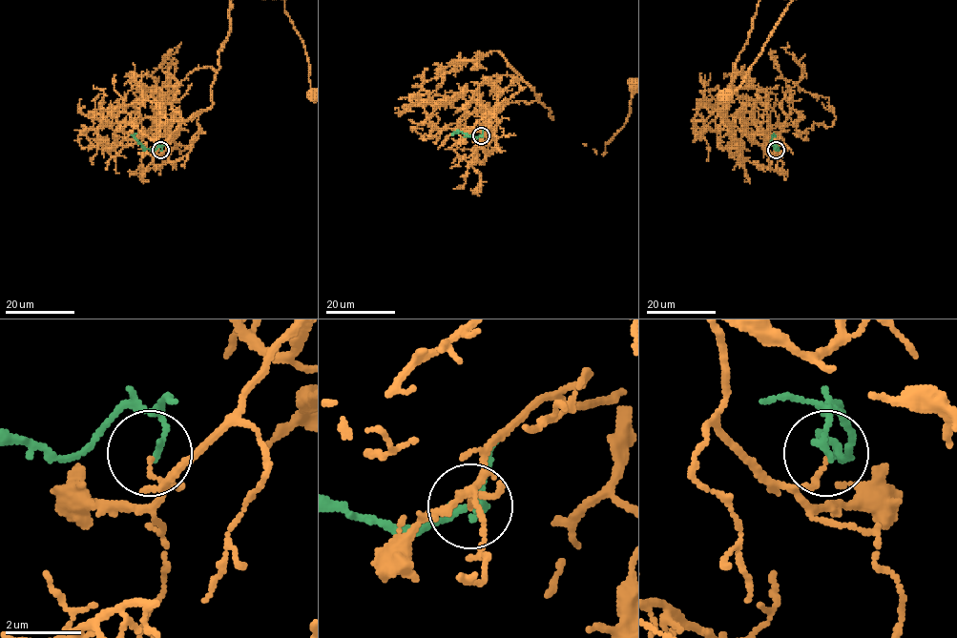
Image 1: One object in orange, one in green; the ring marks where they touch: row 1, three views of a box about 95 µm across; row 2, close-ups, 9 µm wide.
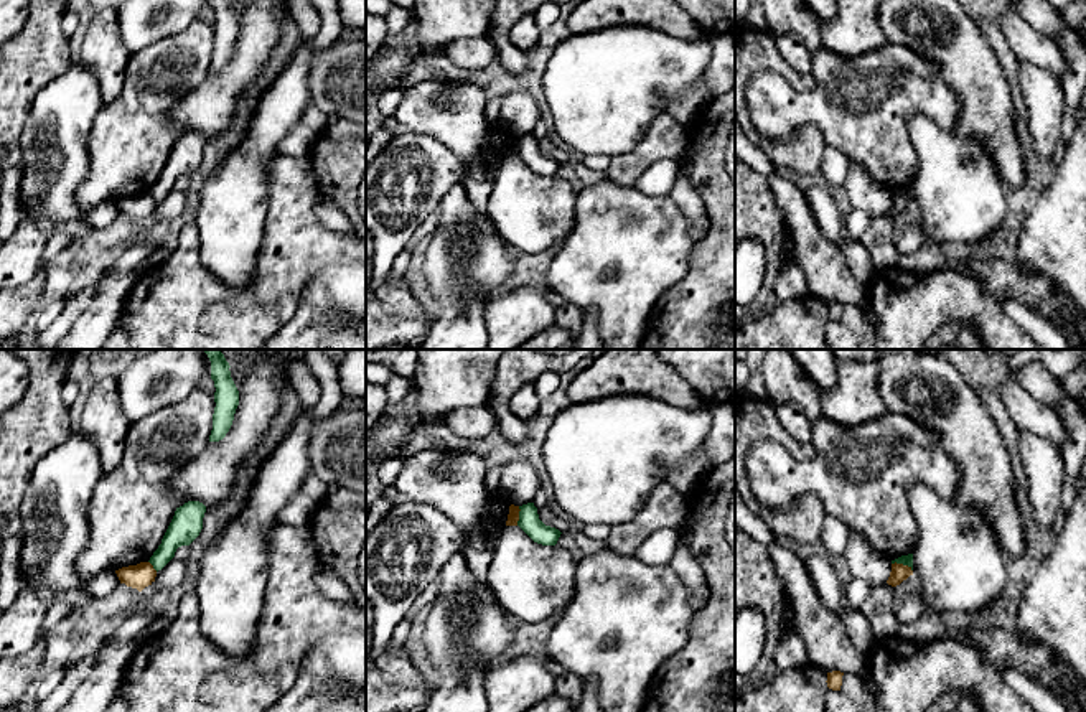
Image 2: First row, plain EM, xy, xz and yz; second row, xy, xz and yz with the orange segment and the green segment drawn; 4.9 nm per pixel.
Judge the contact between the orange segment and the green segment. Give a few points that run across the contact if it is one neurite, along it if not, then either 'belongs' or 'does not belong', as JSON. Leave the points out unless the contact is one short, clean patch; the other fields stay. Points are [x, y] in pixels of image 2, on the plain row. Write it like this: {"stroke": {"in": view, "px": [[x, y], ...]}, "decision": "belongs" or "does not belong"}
{"stroke": {"in": "yz", "px": [[892, 193], [902, 193], [912, 201]]}, "decision": "does not belong"}

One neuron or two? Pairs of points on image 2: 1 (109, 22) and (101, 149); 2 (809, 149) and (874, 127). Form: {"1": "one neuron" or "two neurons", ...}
{"1": "two neurons", "2": "two neurons"}

